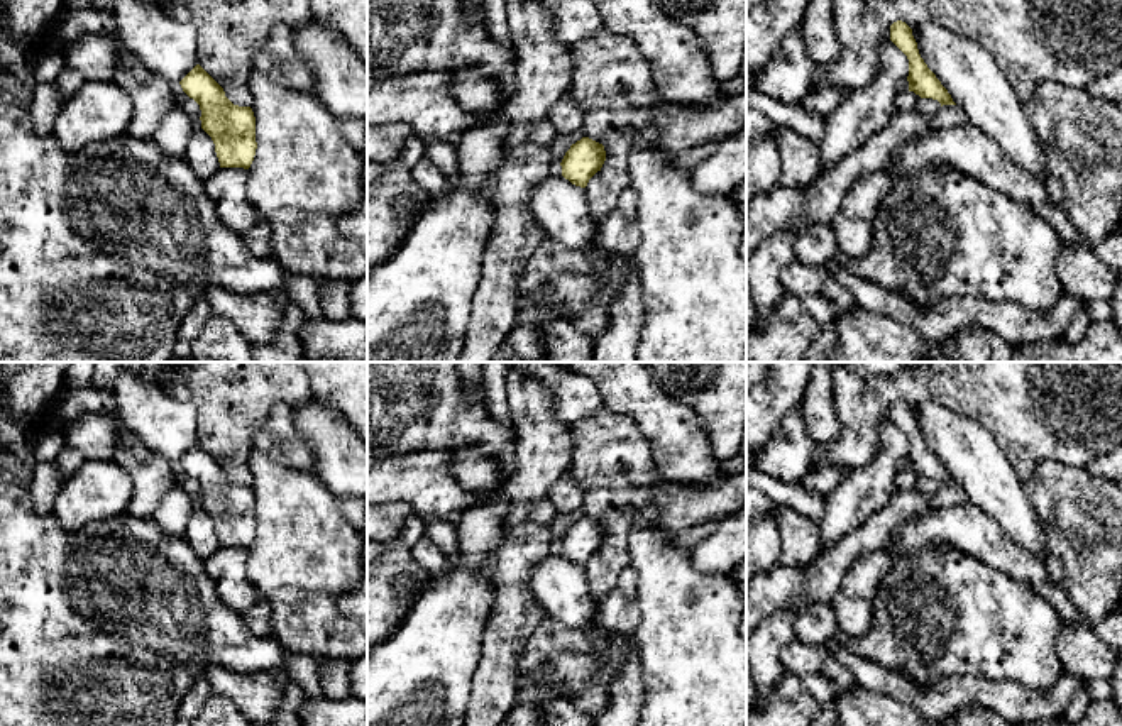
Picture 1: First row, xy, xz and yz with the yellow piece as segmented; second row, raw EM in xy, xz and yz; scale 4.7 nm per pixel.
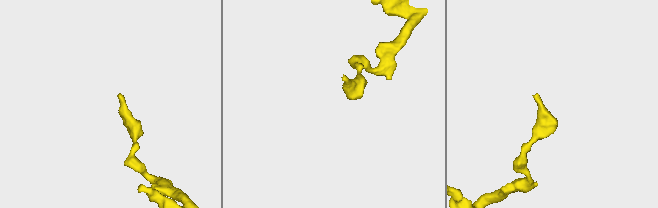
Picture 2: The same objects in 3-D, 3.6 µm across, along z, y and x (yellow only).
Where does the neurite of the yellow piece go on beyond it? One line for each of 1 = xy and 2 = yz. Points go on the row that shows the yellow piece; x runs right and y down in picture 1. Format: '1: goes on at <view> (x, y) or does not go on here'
1: does not go on here
2: does not go on here

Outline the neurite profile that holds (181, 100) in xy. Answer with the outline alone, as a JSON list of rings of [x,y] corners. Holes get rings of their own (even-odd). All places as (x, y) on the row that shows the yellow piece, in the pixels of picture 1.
[[[179,83],[171,85],[171,90],[176,107],[183,108],[191,118],[201,117],[200,105],[183,91]]]

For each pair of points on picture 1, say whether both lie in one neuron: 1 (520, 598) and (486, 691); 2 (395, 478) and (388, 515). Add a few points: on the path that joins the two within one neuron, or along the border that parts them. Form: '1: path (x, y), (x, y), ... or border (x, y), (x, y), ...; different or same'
1: path (513, 621), (503, 638), (496, 667); same
2: border (384, 501), (405, 501), (415, 511); different

